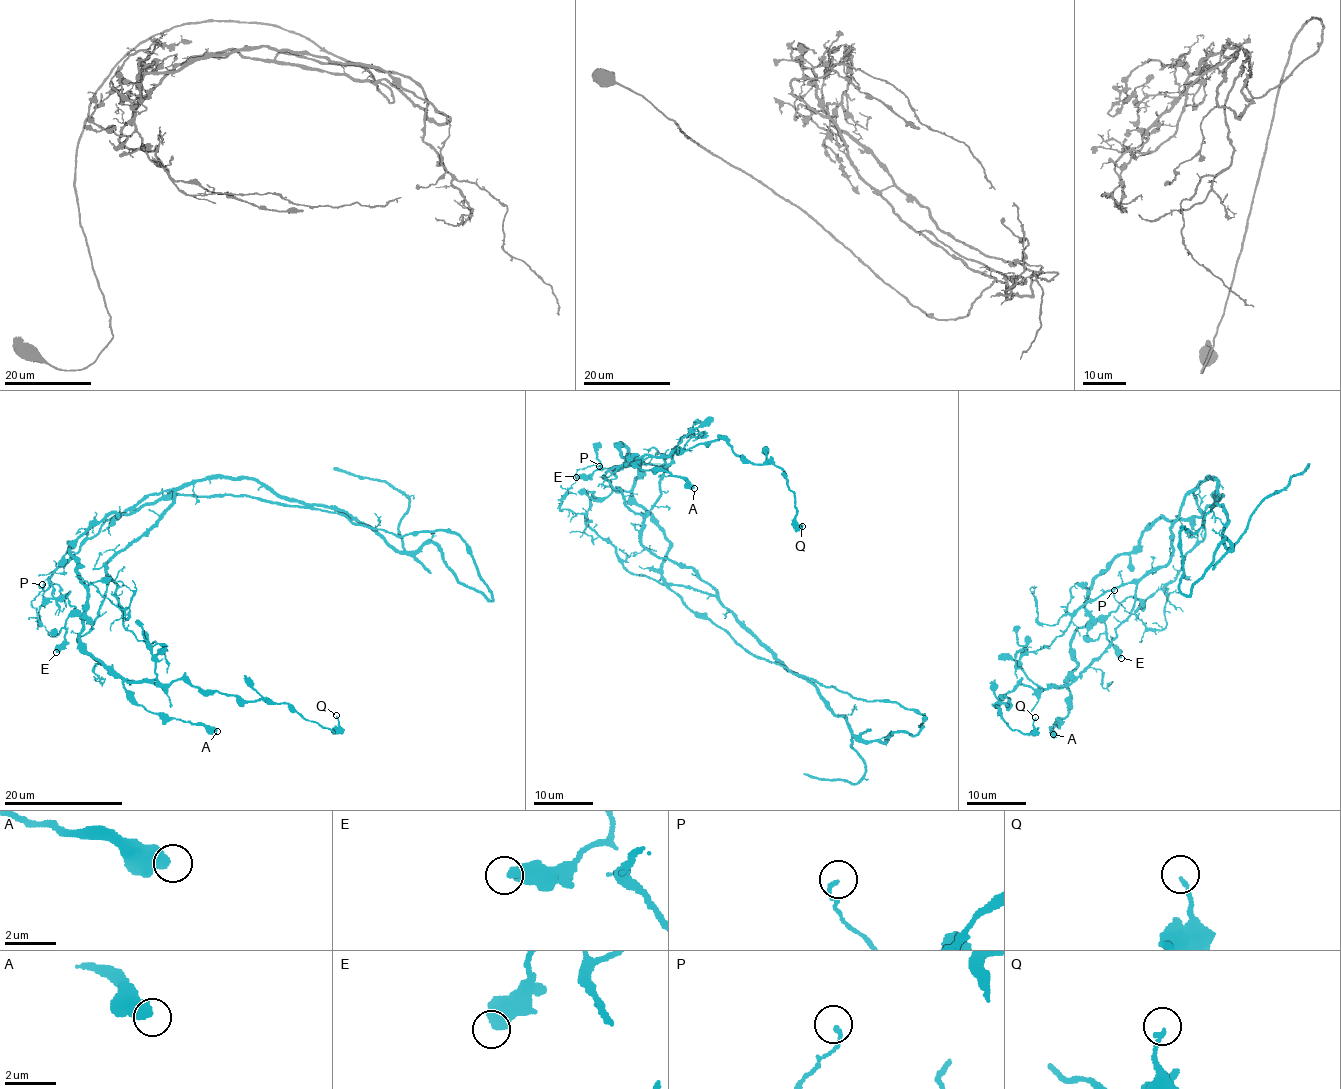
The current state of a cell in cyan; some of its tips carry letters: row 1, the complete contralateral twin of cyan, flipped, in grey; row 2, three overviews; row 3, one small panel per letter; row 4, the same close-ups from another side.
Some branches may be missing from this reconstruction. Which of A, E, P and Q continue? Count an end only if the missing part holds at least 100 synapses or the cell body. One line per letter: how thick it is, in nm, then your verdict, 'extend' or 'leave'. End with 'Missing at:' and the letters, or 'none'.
A: 550 nm thick; leave
E: 550 nm thick; leave
P: 120 nm thick; leave
Q: 170 nm thick; leave
Missing at: none

